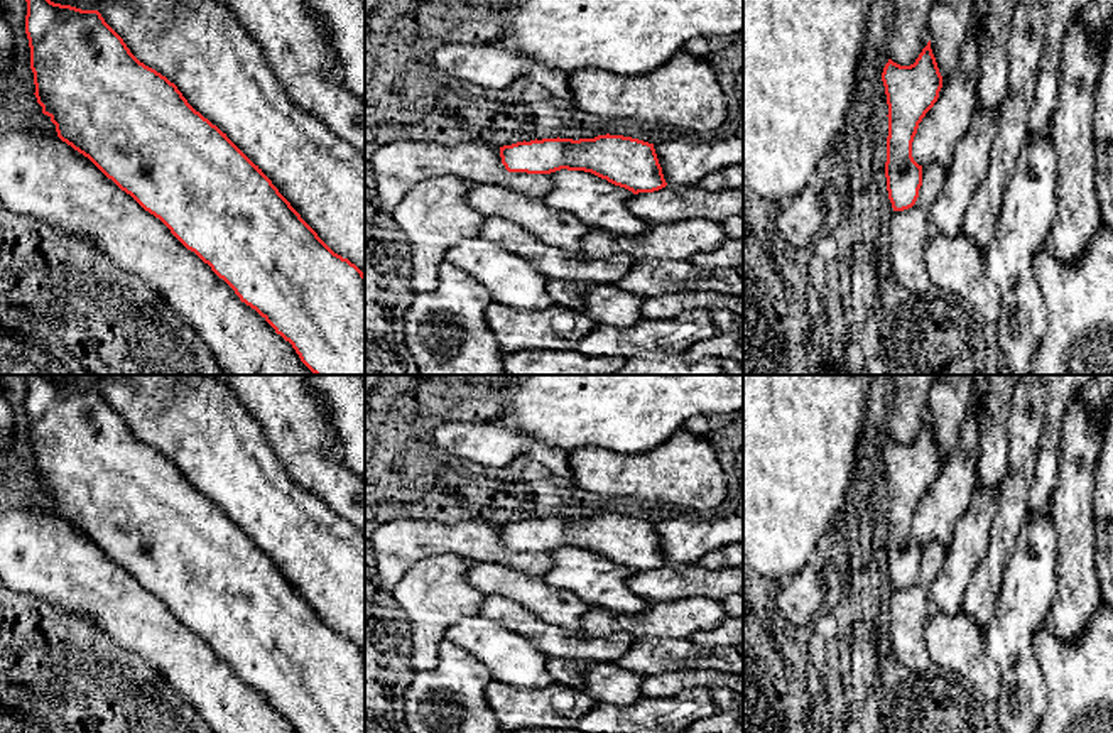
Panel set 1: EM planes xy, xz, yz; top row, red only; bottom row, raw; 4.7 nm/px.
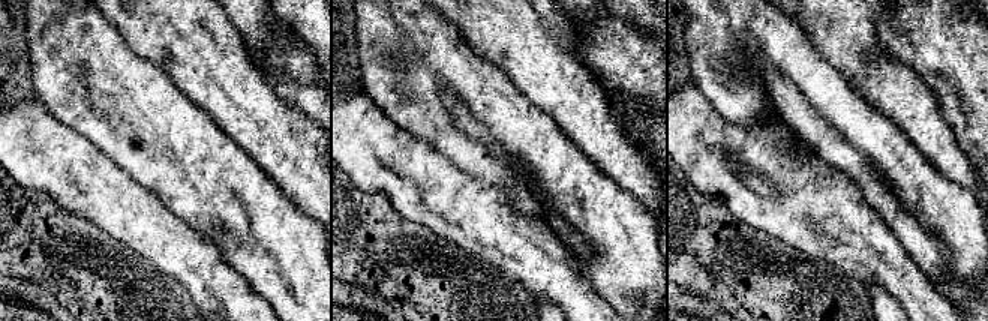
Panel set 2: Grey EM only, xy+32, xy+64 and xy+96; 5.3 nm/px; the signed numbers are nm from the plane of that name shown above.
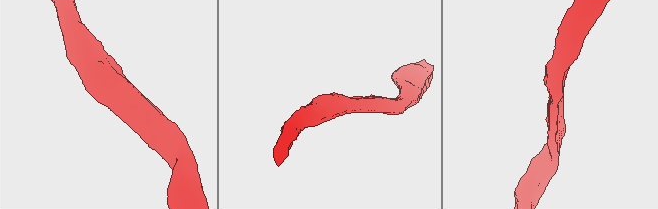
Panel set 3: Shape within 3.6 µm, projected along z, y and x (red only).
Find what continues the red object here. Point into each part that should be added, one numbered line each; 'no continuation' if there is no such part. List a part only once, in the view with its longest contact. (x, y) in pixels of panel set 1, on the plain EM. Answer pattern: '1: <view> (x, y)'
no continuation

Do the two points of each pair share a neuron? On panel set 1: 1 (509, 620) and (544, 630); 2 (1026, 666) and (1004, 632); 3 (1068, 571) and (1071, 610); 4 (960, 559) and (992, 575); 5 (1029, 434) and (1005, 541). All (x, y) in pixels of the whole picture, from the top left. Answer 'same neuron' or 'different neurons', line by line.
1: same neuron
2: same neuron
3: same neuron
4: different neurons
5: same neuron

